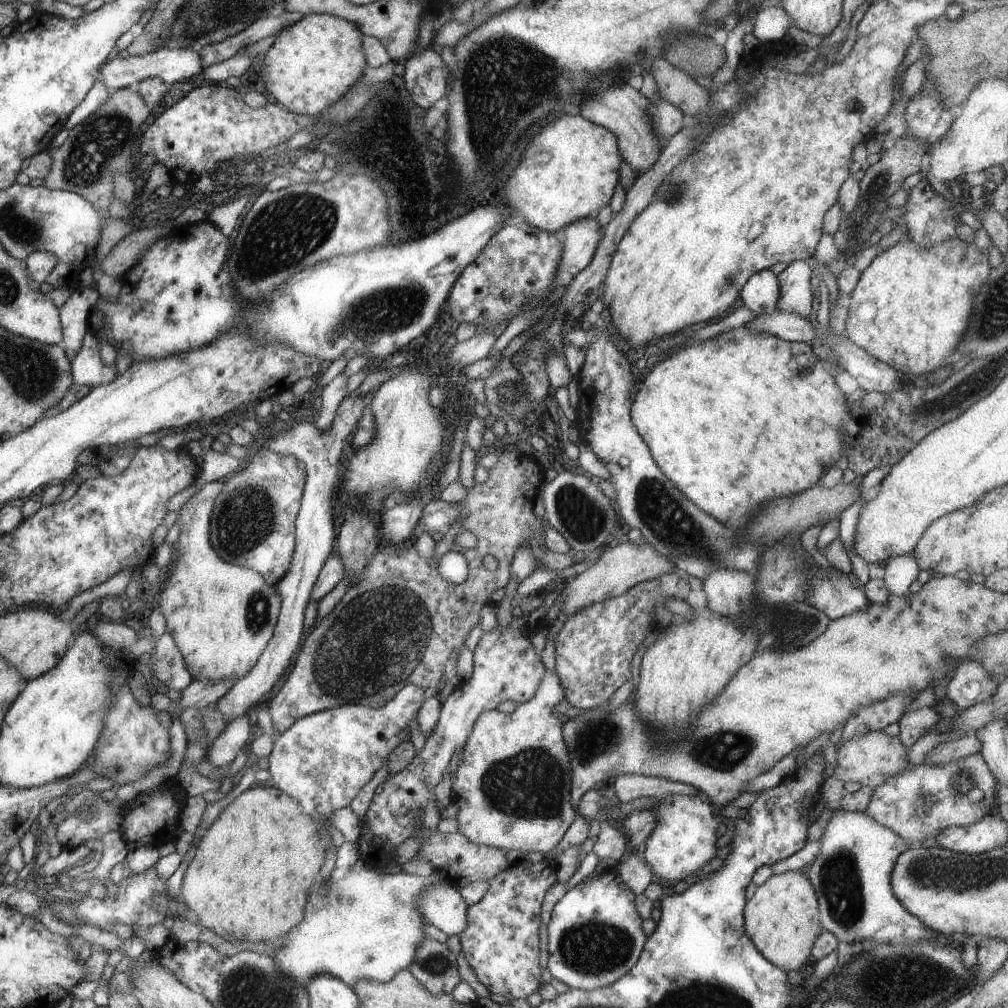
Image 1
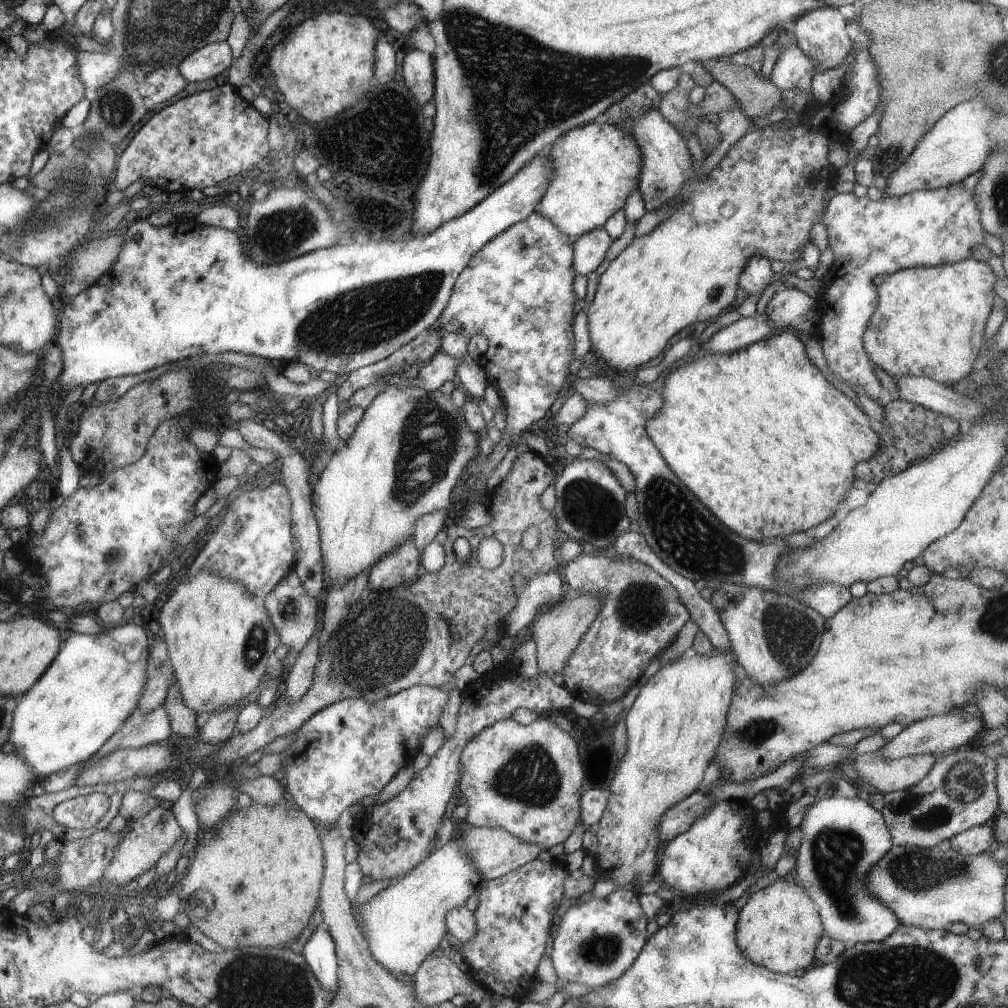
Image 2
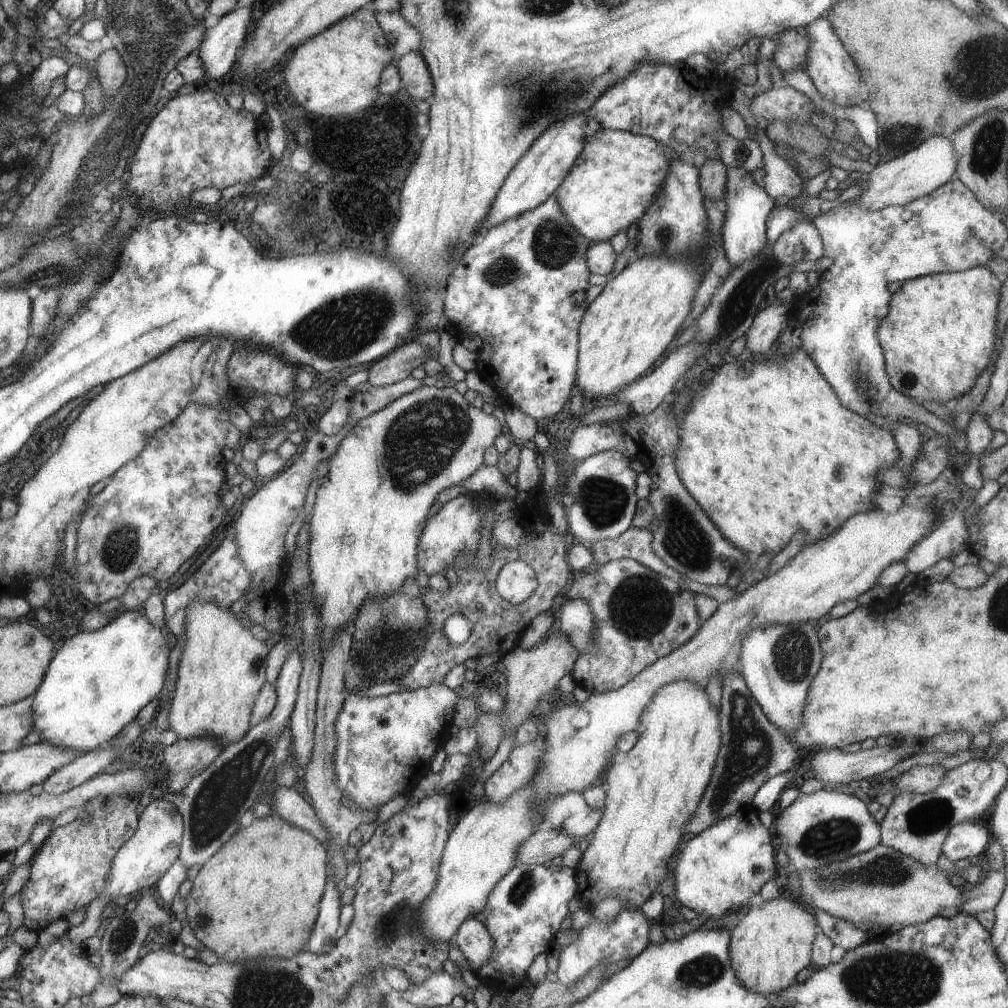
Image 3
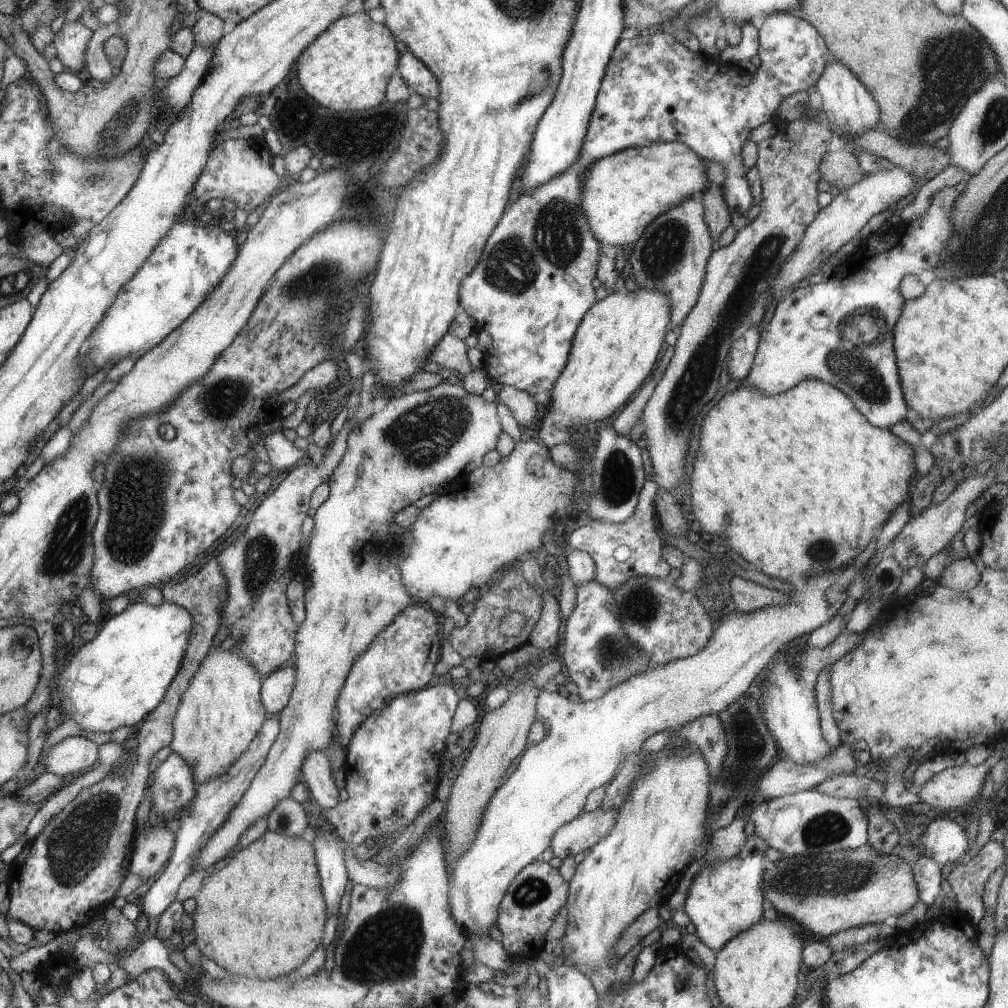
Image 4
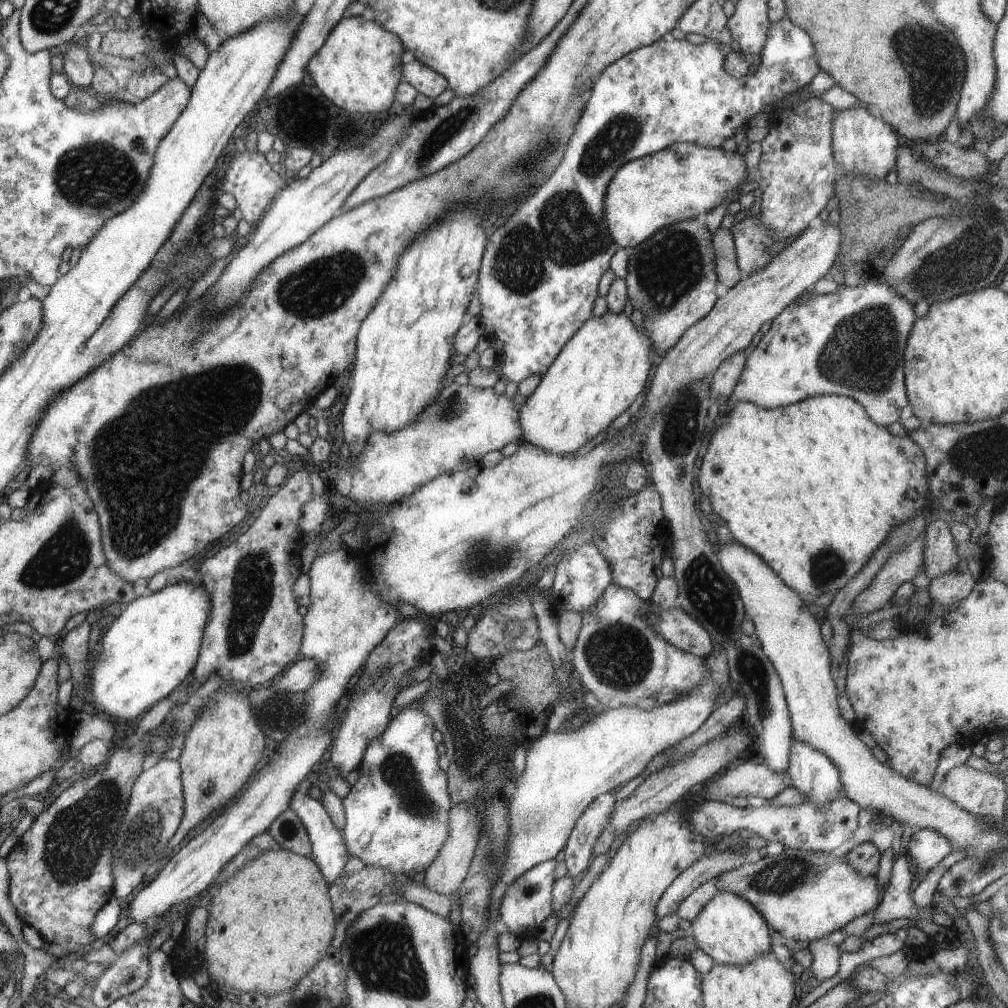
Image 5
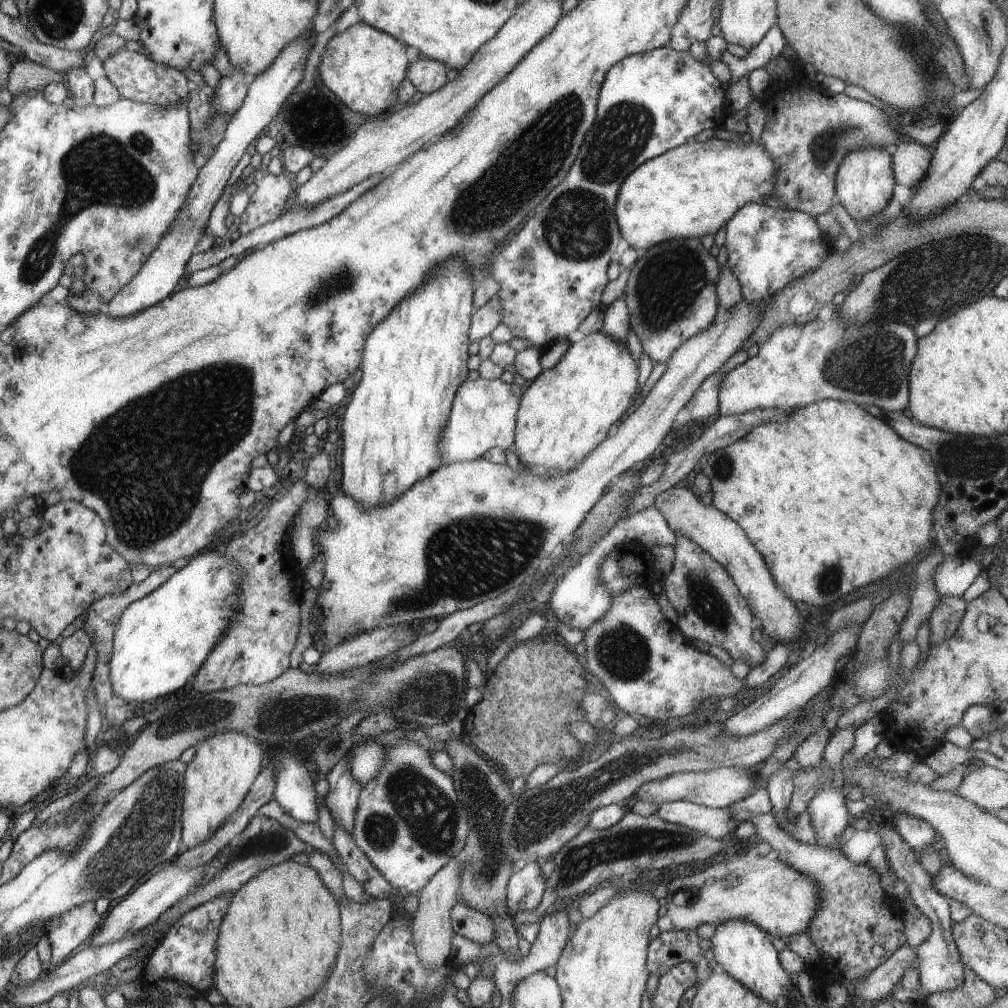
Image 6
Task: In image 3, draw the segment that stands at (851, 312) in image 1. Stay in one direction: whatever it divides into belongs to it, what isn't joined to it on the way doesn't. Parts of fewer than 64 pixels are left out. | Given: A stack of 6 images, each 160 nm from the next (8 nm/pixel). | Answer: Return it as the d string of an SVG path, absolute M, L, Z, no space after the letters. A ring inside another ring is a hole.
M978 266L959 272L930 274L904 280L888 306L888 314L880 320L876 330L885 358L885 370L890 385L906 397L920 402L947 403L962 397L990 366L992 350L996 346L996 318L1002 280L988 267Z

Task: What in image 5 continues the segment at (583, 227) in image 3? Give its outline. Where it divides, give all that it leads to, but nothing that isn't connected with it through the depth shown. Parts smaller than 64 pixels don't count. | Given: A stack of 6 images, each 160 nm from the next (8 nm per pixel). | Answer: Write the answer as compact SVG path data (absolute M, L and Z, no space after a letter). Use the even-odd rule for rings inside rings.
M694 142L674 143L656 154L639 158L622 165L609 180L605 196L604 220L613 241L622 249L634 248L648 240L657 230L665 226L687 221L703 219L725 199L738 200L740 188L744 186L748 168L744 157L738 151L726 151L720 147L711 147Z

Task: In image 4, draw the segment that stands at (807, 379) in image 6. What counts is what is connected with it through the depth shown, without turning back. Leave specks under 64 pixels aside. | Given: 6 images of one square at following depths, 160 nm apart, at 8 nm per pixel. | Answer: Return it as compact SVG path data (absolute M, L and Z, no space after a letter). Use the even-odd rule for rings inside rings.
M955 187L936 192L921 218L912 222L900 221L890 226L888 232L862 240L861 248L854 255L841 258L836 268L829 269L823 278L815 280L810 286L799 286L780 300L775 316L762 330L752 368L741 384L752 386L762 394L780 394L806 378L816 378L842 390L871 426L890 429L904 421L909 409L902 394L892 338L905 302L900 285L904 276L924 277L934 264L942 264L946 244L954 234L952 212L958 196L960 194Z

